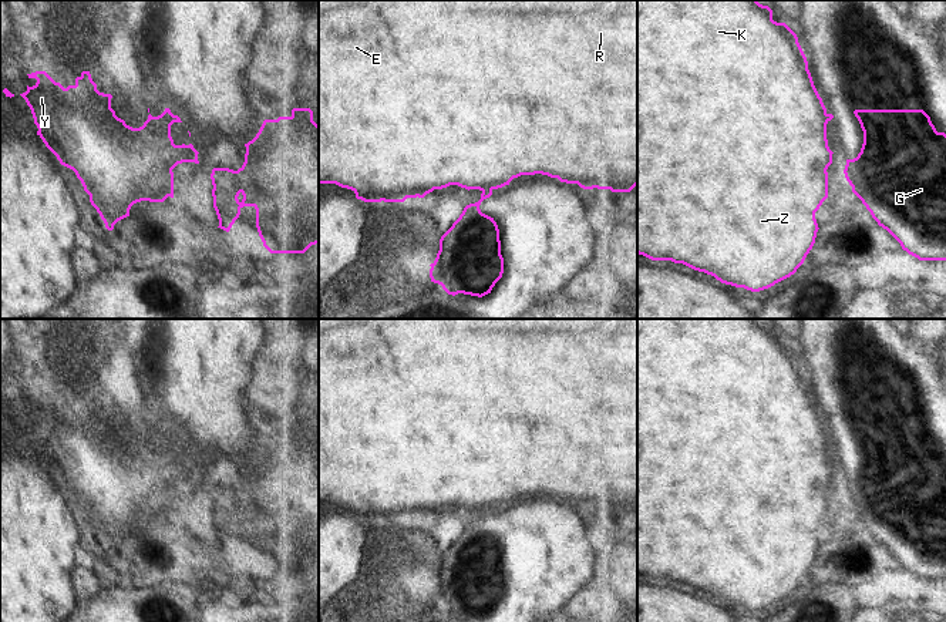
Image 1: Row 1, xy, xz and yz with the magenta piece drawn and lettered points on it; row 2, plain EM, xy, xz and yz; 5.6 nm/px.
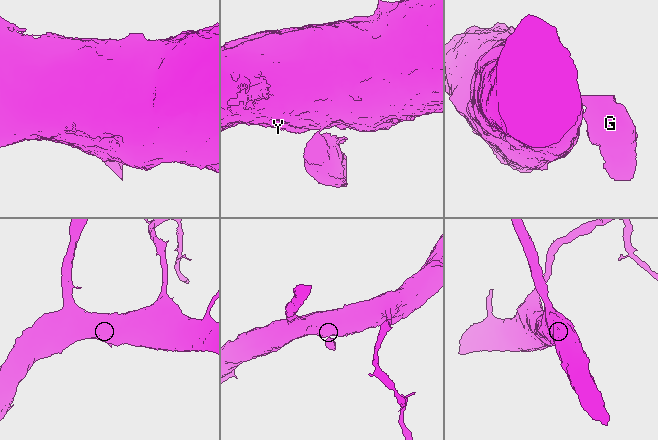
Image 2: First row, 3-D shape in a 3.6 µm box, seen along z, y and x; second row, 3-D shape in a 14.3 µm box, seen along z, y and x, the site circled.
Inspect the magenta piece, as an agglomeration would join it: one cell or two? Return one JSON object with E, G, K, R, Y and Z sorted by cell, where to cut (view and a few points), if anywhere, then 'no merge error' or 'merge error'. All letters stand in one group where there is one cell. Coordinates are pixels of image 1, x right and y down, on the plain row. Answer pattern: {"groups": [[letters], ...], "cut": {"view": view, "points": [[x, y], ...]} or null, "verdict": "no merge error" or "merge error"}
{"groups": [["E", "K", "R", "Y", "Z"], ["G"]], "cut": {"view": "xz", "points": [[482, 508], [491, 510]]}, "verdict": "merge error"}

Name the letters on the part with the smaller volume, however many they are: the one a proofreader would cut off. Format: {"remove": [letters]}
{"remove": ["G"]}

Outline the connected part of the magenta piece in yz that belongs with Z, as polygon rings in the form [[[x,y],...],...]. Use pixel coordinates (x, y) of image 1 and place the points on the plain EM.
[[[637,319],[637,572],[652,579],[671,579],[694,589],[714,595],[717,599],[751,611],[760,611],[790,596],[804,582],[812,568],[818,551],[815,531],[828,517],[828,485],[832,483],[832,470],[828,465],[827,427],[819,416],[807,376],[798,362],[797,353],[785,343],[772,339],[772,329],[757,319]]]

